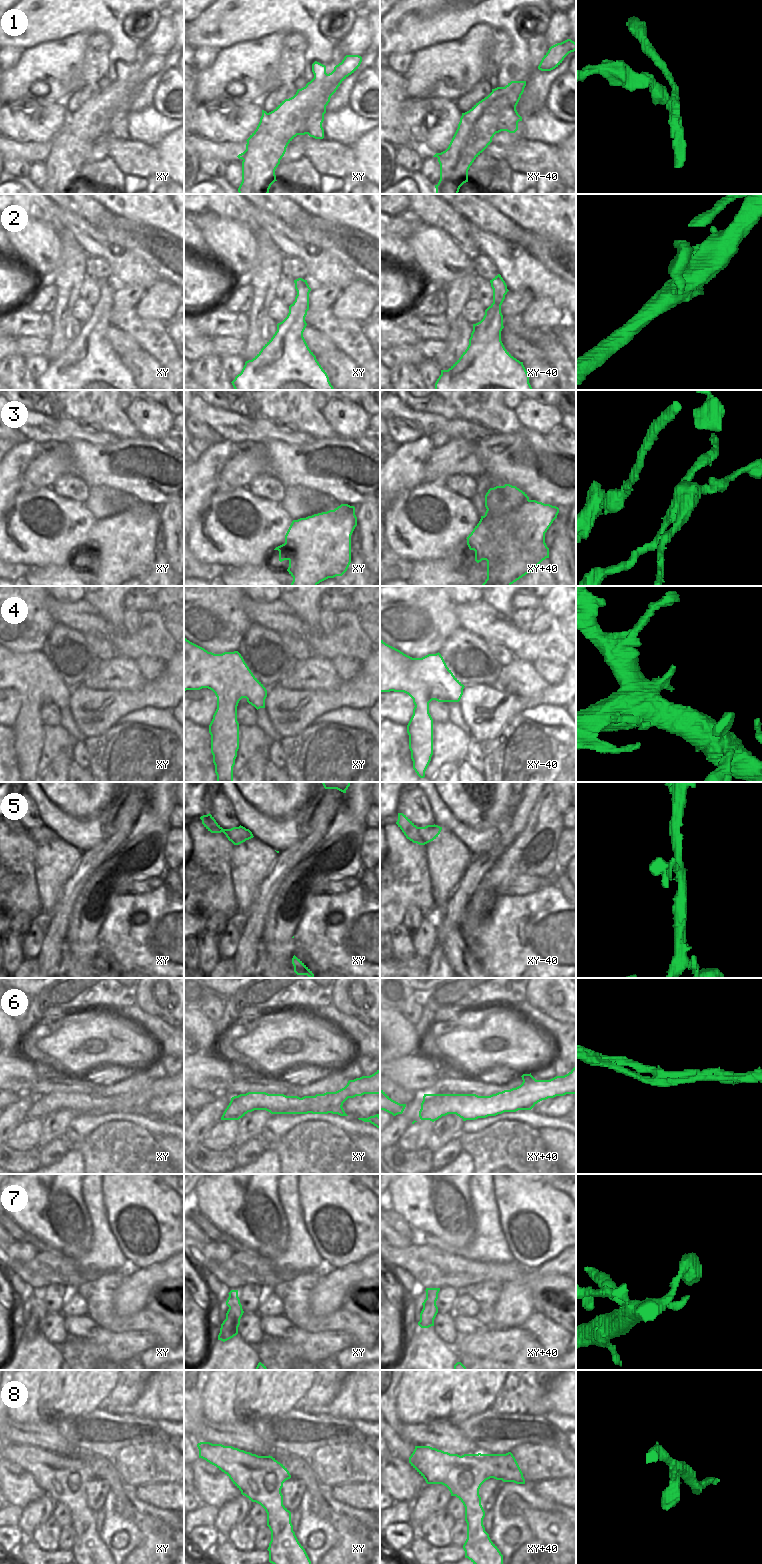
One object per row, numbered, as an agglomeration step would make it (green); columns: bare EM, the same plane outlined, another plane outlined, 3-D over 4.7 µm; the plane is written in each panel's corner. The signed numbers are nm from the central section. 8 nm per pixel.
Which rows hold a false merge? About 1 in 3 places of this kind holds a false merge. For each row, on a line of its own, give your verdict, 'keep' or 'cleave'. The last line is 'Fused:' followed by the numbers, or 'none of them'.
1: cleave
2: keep
3: cleave
4: keep
5: cleave
6: cleave
7: keep
8: keep
Fused: 1, 3, 5, 6

